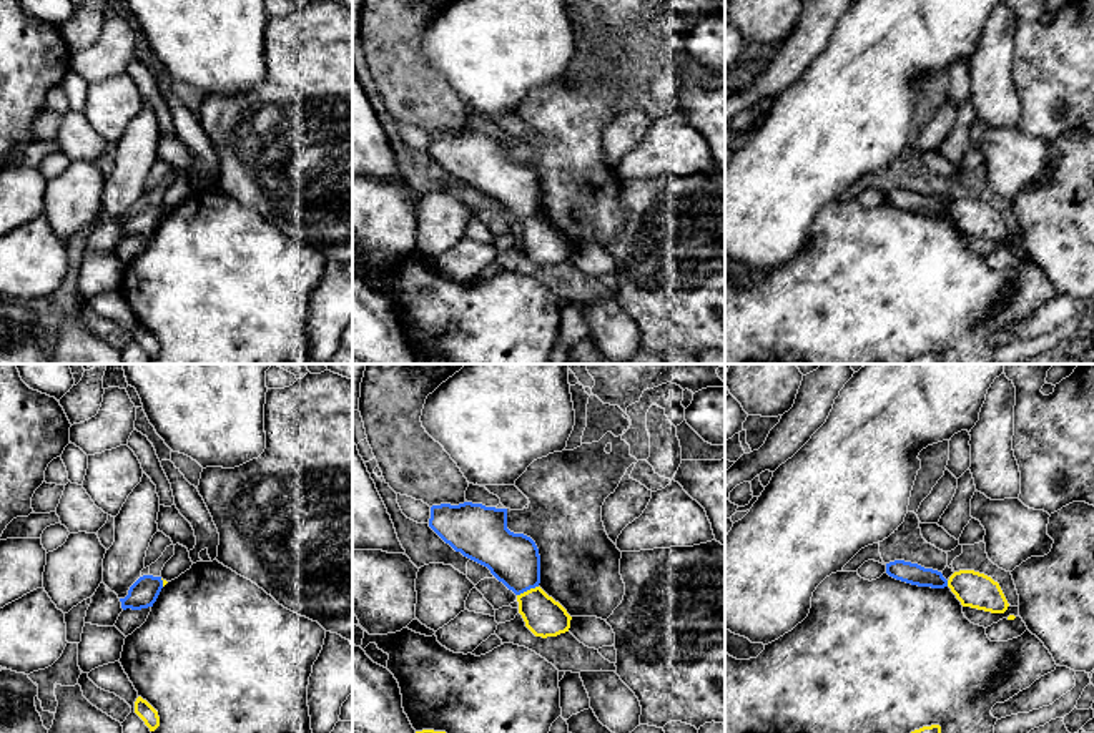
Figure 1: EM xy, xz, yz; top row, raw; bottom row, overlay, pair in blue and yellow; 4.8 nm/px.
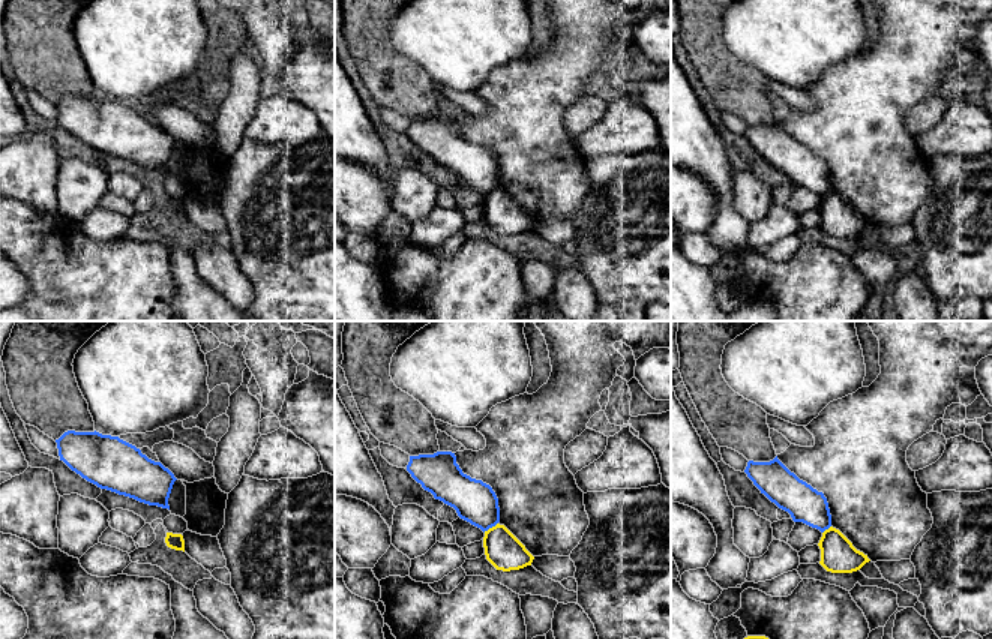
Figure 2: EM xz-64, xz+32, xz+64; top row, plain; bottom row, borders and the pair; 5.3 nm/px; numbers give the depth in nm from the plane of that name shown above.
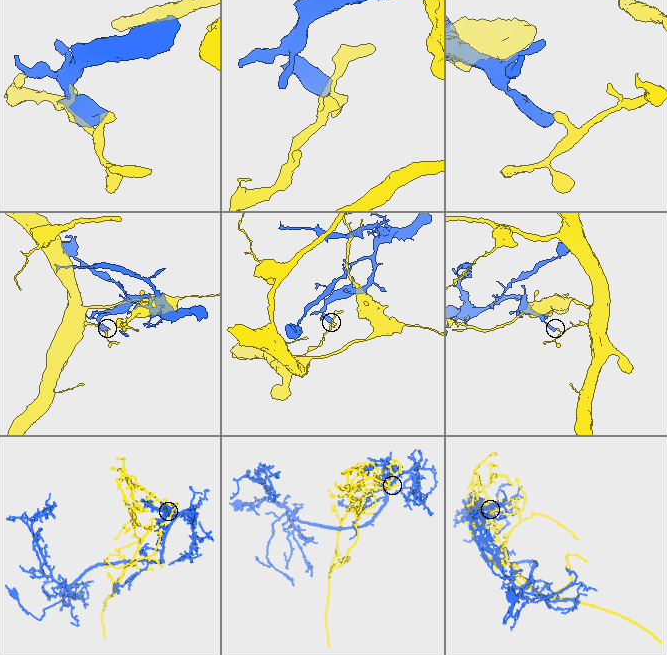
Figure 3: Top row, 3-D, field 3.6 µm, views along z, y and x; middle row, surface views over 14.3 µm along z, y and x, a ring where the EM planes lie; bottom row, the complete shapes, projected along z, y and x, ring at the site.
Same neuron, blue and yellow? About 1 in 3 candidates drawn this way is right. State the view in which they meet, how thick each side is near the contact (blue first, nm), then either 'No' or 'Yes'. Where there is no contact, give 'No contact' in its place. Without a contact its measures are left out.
Touches blue in xz. Thickness 240 nm (blue) against 190 nm. No

